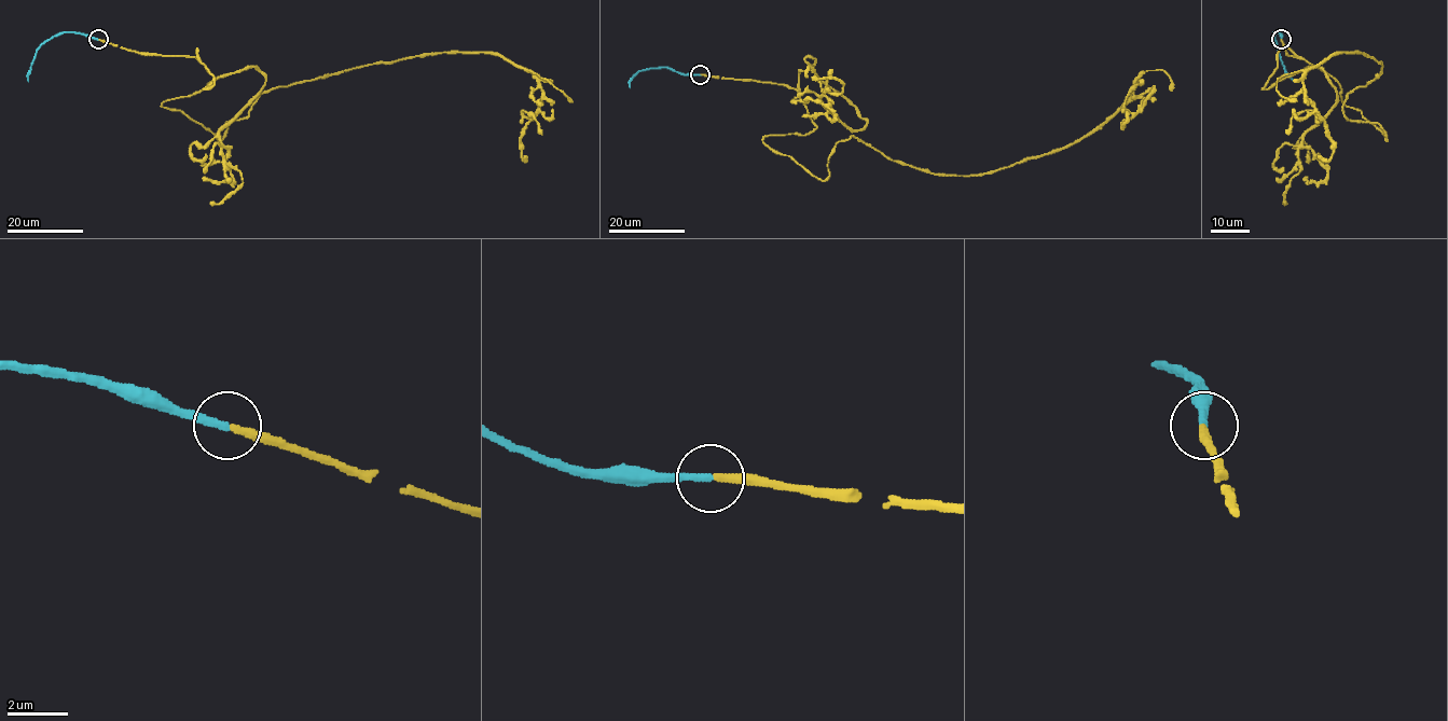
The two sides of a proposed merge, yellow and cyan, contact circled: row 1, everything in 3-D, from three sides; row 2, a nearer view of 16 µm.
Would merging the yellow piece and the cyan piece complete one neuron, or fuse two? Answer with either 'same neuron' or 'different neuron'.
same neuron

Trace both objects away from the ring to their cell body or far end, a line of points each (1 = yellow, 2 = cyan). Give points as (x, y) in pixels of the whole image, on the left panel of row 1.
1: (99, 39), (198, 60), (215, 78), (161, 106), (220, 140), (278, 86), (499, 53), (541, 92), (525, 155)
2: (98, 39), (74, 32), (52, 36), (37, 51), (28, 81)

